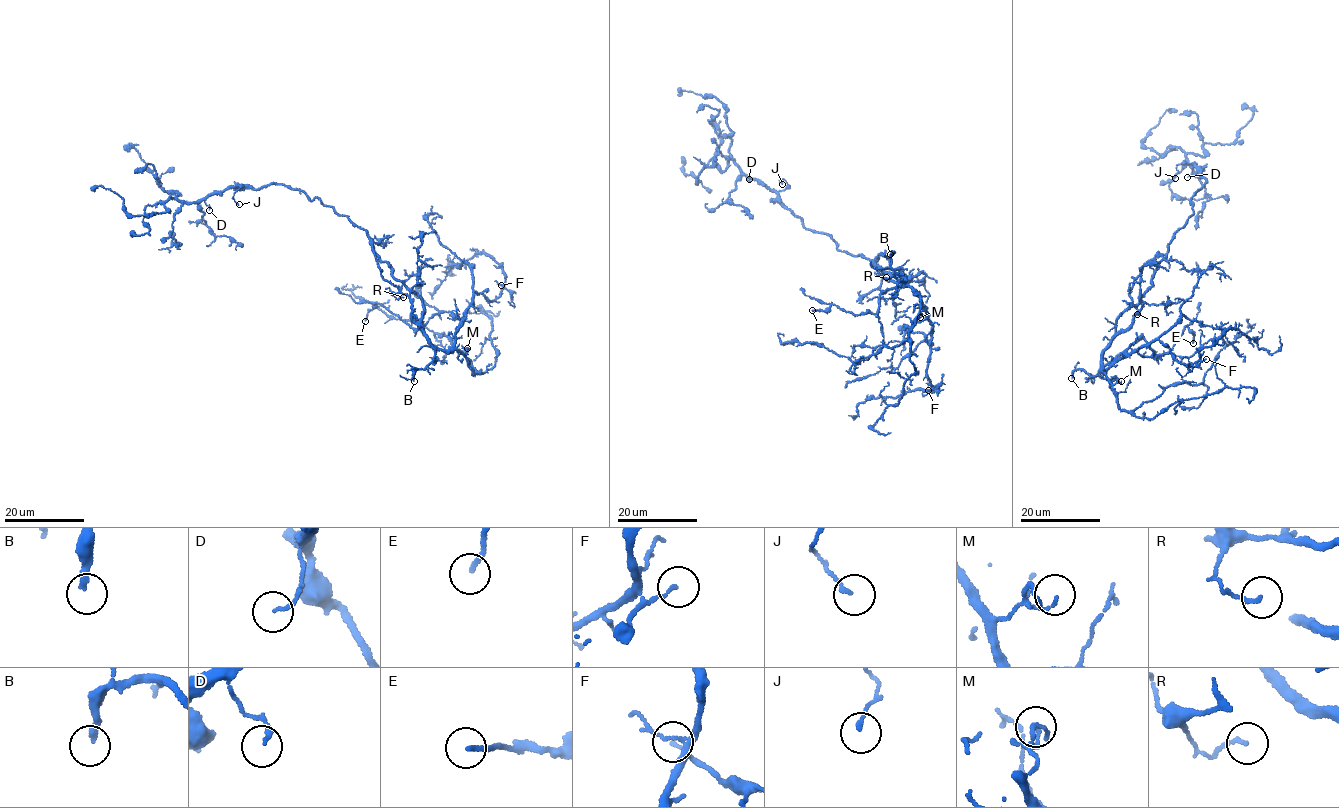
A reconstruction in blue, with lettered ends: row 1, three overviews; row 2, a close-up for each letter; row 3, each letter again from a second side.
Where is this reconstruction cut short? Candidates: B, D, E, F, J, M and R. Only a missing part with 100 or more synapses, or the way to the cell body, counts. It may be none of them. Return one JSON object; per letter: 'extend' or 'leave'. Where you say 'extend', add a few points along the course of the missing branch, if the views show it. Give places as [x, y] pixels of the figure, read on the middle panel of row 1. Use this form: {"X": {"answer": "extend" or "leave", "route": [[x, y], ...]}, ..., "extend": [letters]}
{"B": {"answer": "extend", "route": [[890, 254], [861, 258], [778, 259], [758, 255], [758, 244], [774, 230], [907, 175], [942, 149], [945, 140]]}, "D": {"answer": "leave"}, "E": {"answer": "leave"}, "F": {"answer": "leave"}, "J": {"answer": "leave"}, "M": {"answer": "leave"}, "R": {"answer": "leave"}, "extend": ["B"]}

